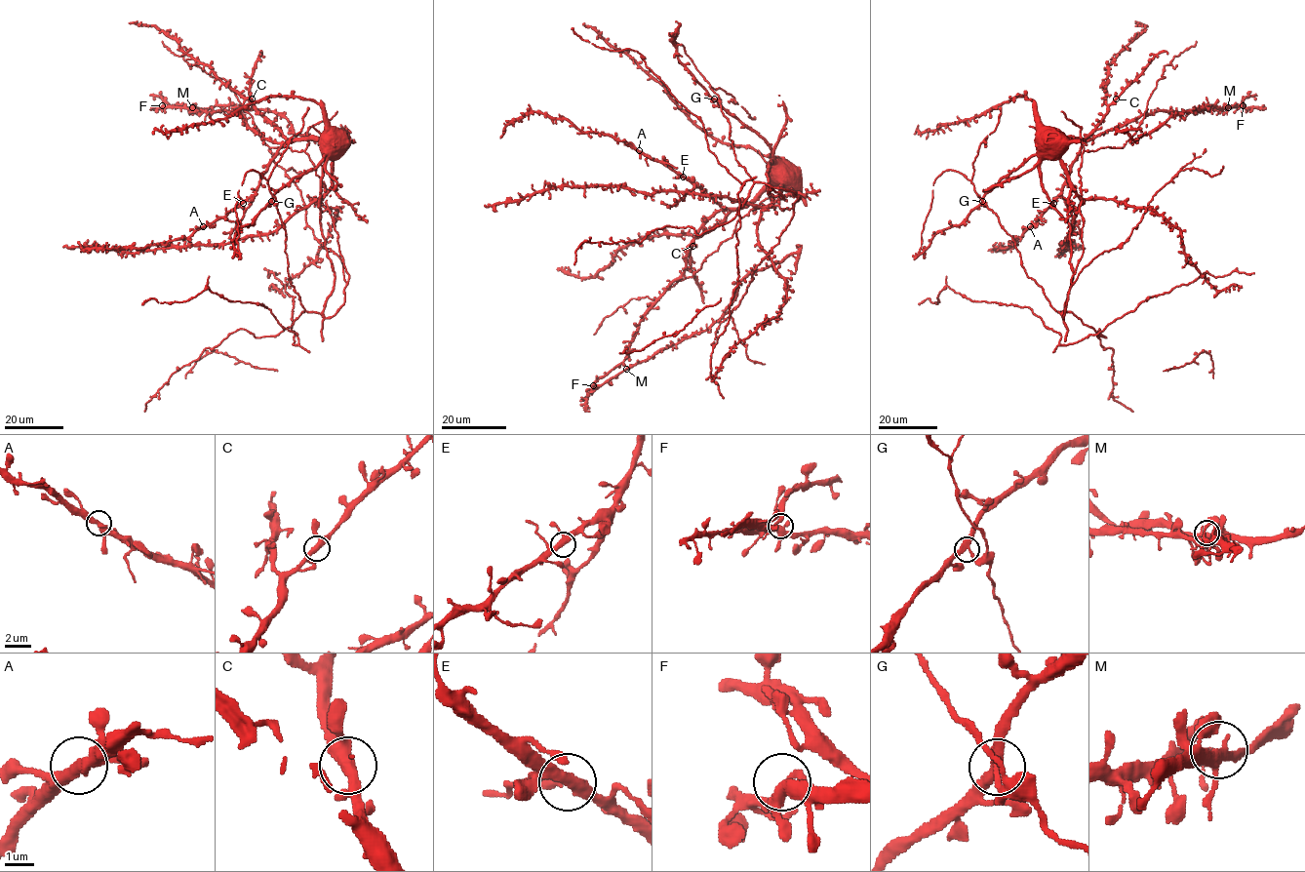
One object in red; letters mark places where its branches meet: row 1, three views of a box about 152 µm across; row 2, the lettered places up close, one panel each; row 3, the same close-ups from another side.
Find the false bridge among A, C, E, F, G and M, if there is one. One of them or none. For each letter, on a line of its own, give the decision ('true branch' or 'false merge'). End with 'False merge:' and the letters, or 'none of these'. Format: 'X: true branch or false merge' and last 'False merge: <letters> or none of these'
A: true branch
C: true branch
E: true branch
F: true branch
G: true branch
M: true branch
False merge: none of these

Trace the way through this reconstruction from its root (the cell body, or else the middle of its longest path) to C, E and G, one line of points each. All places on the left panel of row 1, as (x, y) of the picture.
C: (326, 140), (288, 138), (257, 109), (252, 99)
E: (326, 140), (297, 139), (285, 142), (261, 177), (257, 190), (243, 203)
G: (326, 140), (321, 145), (325, 152), (323, 159), (314, 168), (282, 186), (271, 201)

